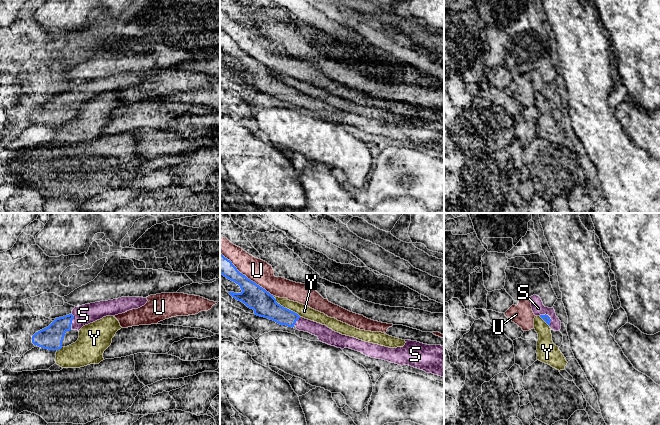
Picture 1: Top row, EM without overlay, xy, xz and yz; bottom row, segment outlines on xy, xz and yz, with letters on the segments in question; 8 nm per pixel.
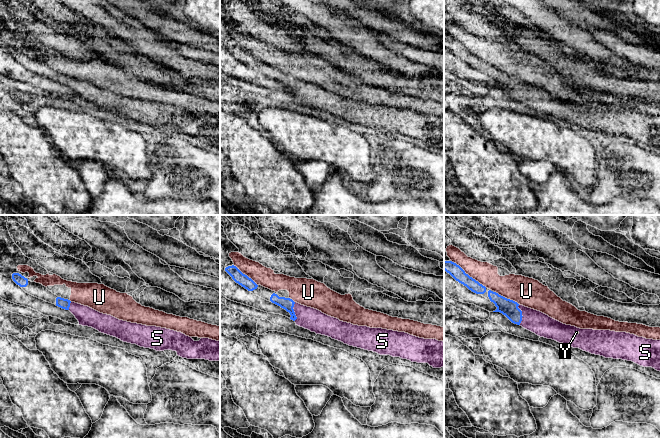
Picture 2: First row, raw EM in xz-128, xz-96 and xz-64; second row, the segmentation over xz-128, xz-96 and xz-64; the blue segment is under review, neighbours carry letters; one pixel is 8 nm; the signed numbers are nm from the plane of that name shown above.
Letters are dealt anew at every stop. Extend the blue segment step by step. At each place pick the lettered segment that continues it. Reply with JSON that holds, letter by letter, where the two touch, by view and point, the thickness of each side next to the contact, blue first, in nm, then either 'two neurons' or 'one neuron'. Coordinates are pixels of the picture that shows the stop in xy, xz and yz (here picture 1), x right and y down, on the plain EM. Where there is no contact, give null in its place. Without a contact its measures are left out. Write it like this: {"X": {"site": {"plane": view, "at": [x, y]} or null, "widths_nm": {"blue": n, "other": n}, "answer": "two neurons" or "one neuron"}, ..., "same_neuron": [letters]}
{"S": {"site": {"plane": "yz", "at": [548, 92]}, "widths_nm": {"blue": 60, "other": 100}, "answer": "one neuron"}, "U": {"site": {"plane": "xz", "at": [245, 52]}, "widths_nm": {"blue": 190, "other": 190}, "answer": "two neurons"}, "Y": {"site": {"plane": "xz", "at": [286, 84]}, "widths_nm": {"blue": 190, "other": 100}, "answer": "two neurons"}, "same_neuron": ["S"]}

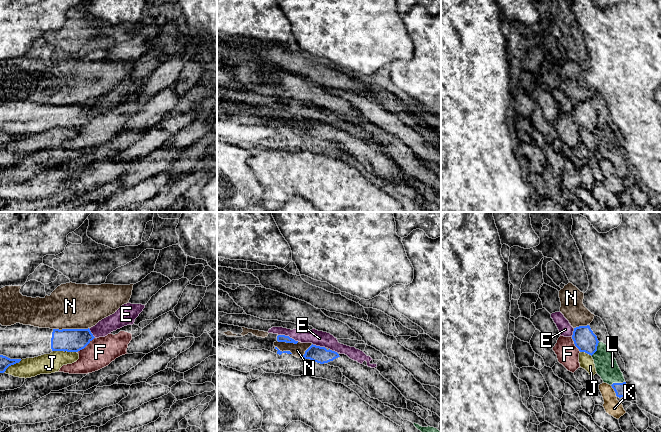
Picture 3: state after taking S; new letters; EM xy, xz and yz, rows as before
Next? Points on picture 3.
{"E": {"site": {"plane": "xz", "at": [288, 112]}, "widths_nm": {"blue": 60, "other": 130}, "answer": "two neurons"}, "F": {"site": {"plane": "xy", "at": [85, 122]}, "widths_nm": {"blue": 190, "other": 240}, "answer": "two neurons"}, "J": {"site": {"plane": "xy", "at": [65, 126]}, "widths_nm": {"blue": 190, "other": 160}, "answer": "two neurons"}, "K": {"site": {"plane": "yz", "at": [614, 166]}, "widths_nm": {"blue": 100, "other": 140}, "answer": "two neurons"}, "L": {"site": {"plane": "yz", "at": [596, 125]}, "widths_nm": {"blue": 180, "other": 180}, "answer": "one neuron"}, "N": {"site": {"plane": "xy", "at": [70, 105]}, "widths_nm": {"blue": 190, "other": 360}, "answer": "two neurons"}, "same_neuron": ["L"]}

